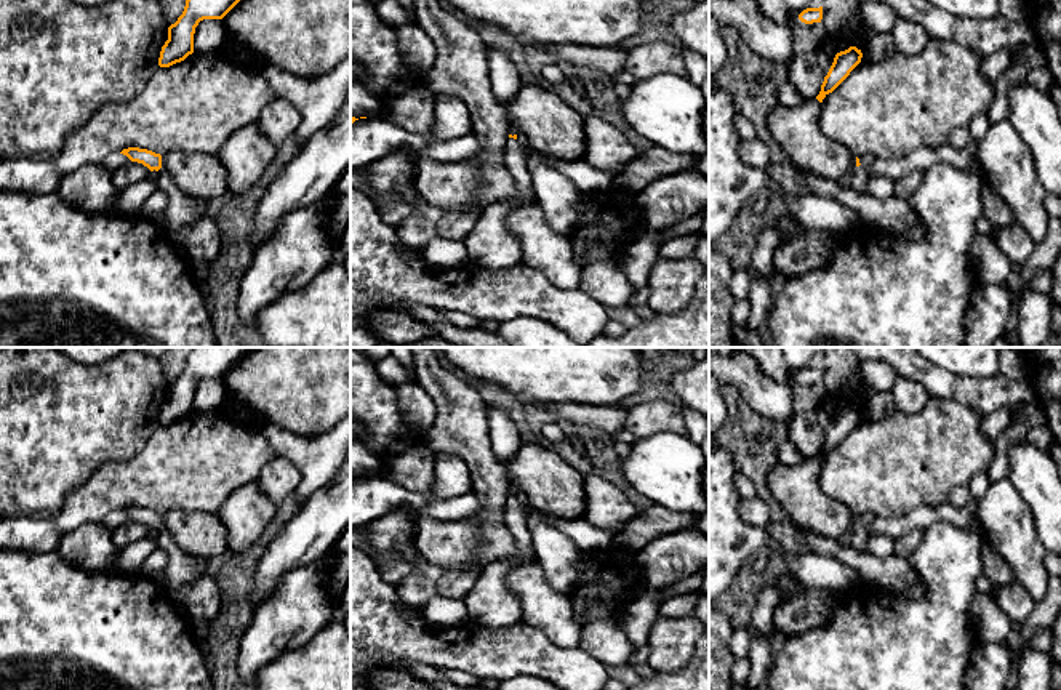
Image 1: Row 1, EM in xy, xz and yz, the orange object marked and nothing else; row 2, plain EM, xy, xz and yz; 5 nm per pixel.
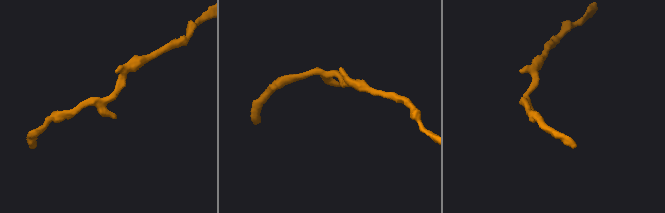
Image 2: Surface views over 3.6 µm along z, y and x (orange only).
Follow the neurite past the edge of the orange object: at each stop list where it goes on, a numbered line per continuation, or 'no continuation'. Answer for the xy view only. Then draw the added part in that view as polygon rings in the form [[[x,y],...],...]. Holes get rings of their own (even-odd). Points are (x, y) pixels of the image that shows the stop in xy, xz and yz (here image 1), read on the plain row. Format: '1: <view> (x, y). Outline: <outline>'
1: xy (181, 569). Outline: [[[165,527],[158,528],[160,535],[157,540],[158,548],[162,548],[168,556],[168,565],[165,568],[168,583],[166,588],[171,592],[197,578],[208,575],[208,560],[192,557],[184,552],[168,533]]]

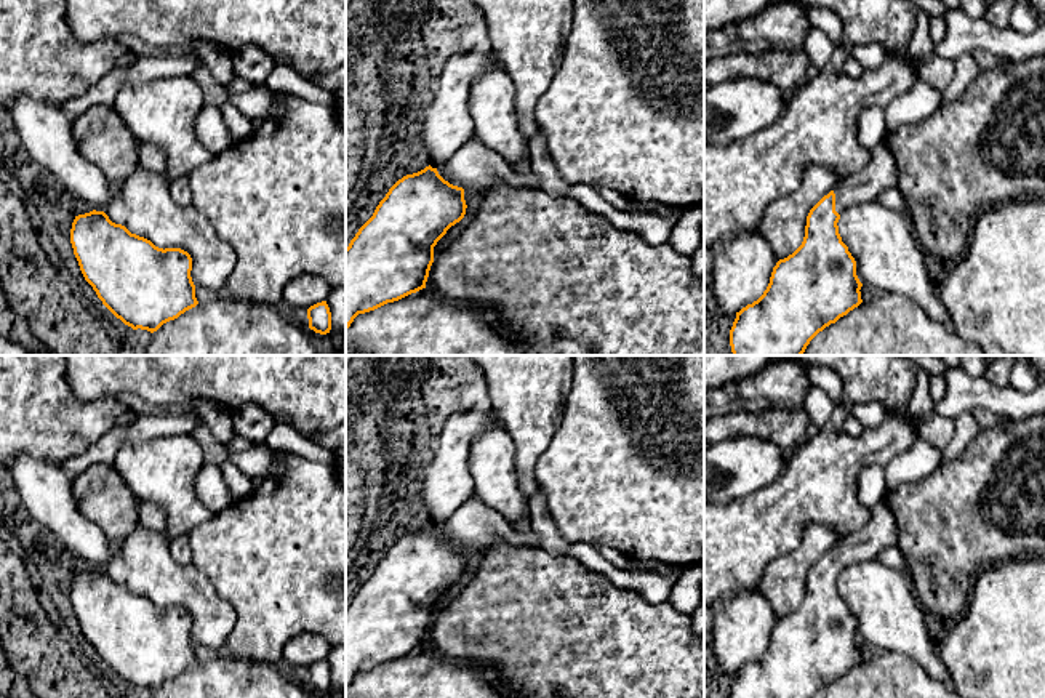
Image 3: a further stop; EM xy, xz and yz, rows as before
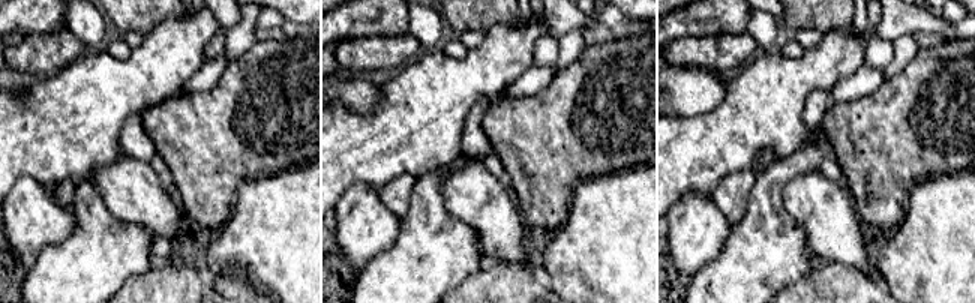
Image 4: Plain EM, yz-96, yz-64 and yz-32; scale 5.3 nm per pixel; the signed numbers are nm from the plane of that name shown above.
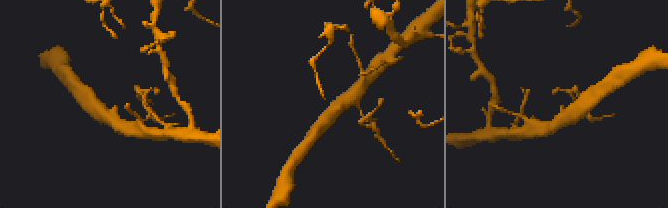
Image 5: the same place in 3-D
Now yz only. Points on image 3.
1: yz (919, 461). Outline: [[[919,439],[914,447],[885,466],[887,488],[871,509],[869,522],[834,548],[839,573],[855,562],[877,559],[883,548],[898,544],[898,524],[887,496],[904,483],[914,483],[933,474],[943,463],[941,455],[941,448]]]

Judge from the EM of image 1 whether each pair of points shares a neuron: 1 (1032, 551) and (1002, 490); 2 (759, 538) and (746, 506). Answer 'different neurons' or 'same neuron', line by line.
1: same neuron
2: different neurons

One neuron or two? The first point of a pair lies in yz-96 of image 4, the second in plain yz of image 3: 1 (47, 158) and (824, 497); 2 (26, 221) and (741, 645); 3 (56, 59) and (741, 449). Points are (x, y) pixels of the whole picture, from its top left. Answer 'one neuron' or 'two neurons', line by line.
1: one neuron
2: one neuron
3: two neurons

